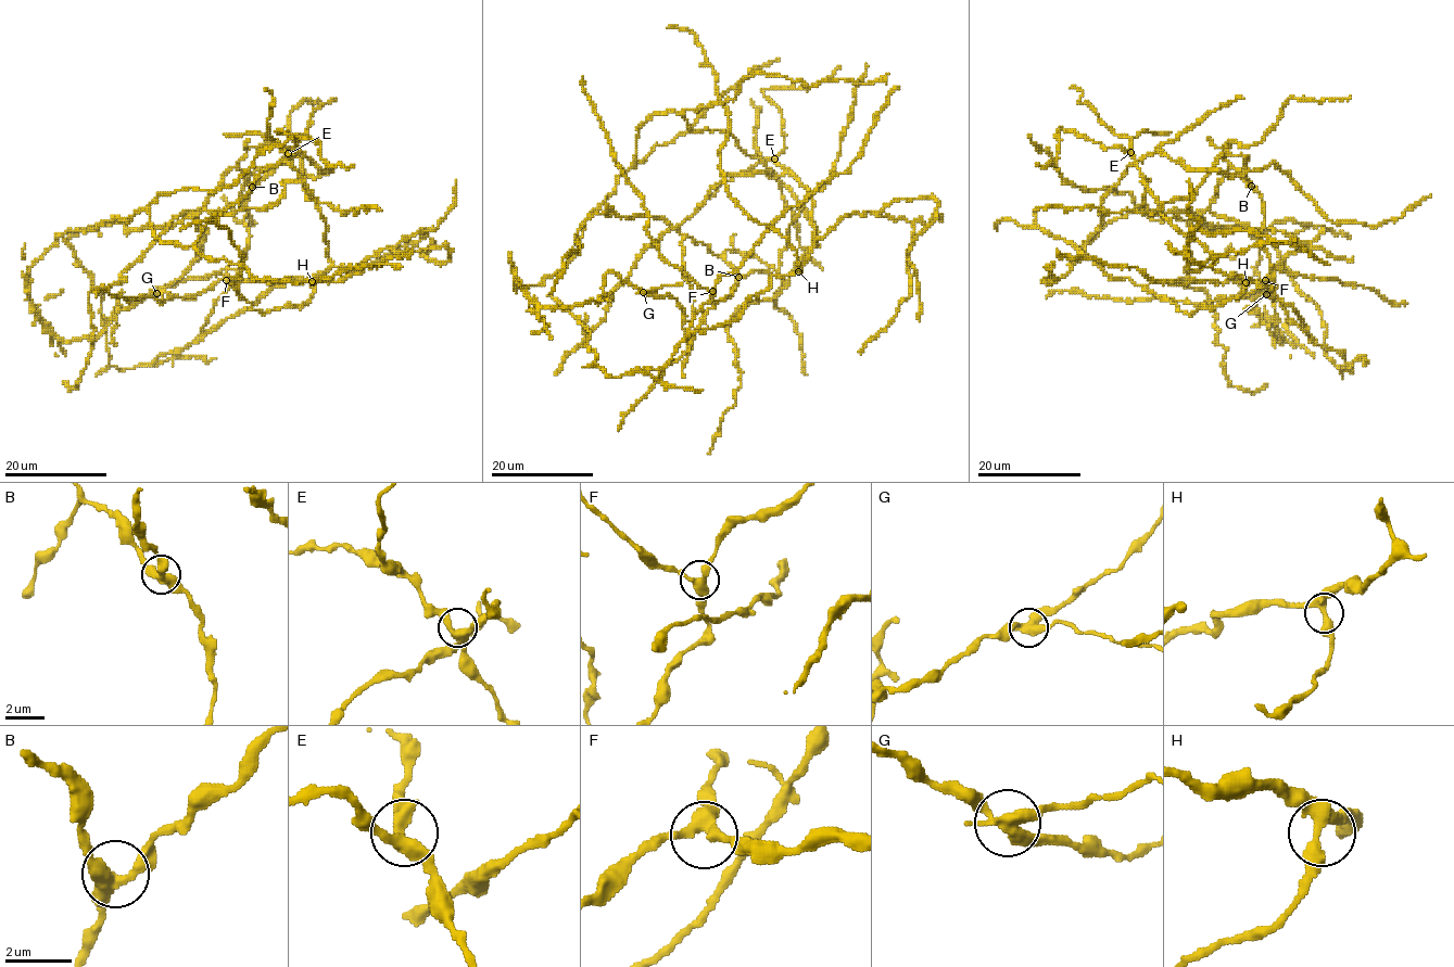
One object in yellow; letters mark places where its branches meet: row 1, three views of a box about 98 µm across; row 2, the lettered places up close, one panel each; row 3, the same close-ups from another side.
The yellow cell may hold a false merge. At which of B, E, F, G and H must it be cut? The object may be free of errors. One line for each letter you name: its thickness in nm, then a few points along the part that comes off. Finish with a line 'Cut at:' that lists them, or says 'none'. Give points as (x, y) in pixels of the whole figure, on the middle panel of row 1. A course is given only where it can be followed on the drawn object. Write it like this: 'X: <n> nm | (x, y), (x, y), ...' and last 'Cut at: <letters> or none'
G: 360 nm | (643, 292), (683, 284)
Cut at: G

